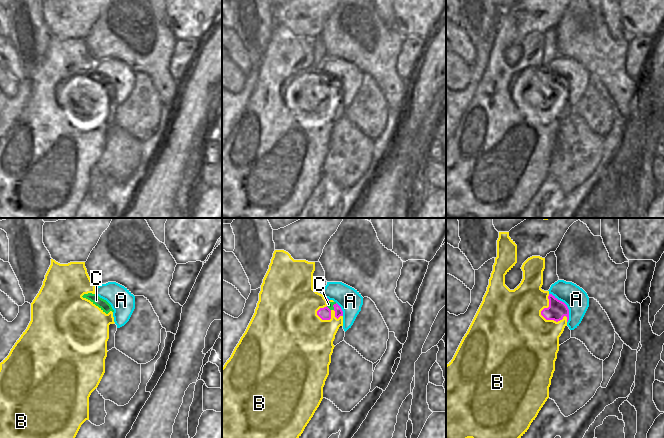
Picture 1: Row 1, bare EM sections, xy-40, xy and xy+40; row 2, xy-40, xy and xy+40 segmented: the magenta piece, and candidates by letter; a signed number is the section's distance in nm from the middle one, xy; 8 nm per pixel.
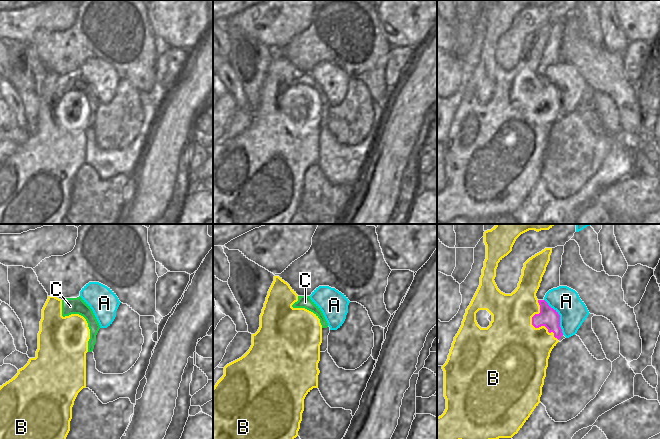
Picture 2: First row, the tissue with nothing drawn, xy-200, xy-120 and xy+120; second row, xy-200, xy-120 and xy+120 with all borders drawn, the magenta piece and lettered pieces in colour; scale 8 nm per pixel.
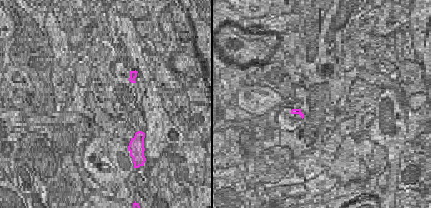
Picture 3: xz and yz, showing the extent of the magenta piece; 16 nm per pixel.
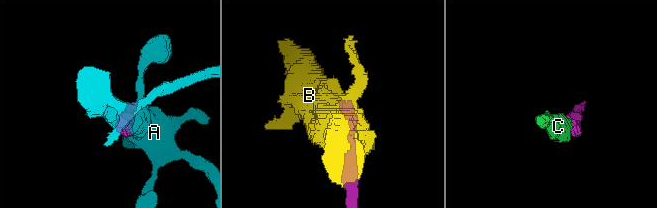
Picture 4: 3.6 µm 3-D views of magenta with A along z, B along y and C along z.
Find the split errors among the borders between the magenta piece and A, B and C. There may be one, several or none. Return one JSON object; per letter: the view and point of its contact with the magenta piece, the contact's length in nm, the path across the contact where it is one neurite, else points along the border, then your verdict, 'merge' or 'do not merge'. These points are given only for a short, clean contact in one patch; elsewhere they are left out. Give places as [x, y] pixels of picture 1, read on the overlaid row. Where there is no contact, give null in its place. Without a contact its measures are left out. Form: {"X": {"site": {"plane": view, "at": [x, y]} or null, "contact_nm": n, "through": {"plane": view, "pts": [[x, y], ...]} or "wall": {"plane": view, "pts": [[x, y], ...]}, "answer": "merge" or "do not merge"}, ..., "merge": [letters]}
{"A": {"site": {"plane": "xy+40", "at": [566, 305]}, "contact_nm": 280, "answer": "do not merge"}, "B": {"site": {"plane": "xy+40", "at": [545, 318]}, "contact_nm": 280, "wall": {"plane": "xy+40", "pts": [[548, 294], [541, 314], [567, 321]]}, "answer": "do not merge"}, "C": {"site": {"plane": "xy", "at": [333, 306]}, "contact_nm": 60, "through": {"plane": "xy", "pts": [[338, 311], [333, 306], [330, 304]]}, "answer": "merge"}, "merge": ["C"]}

